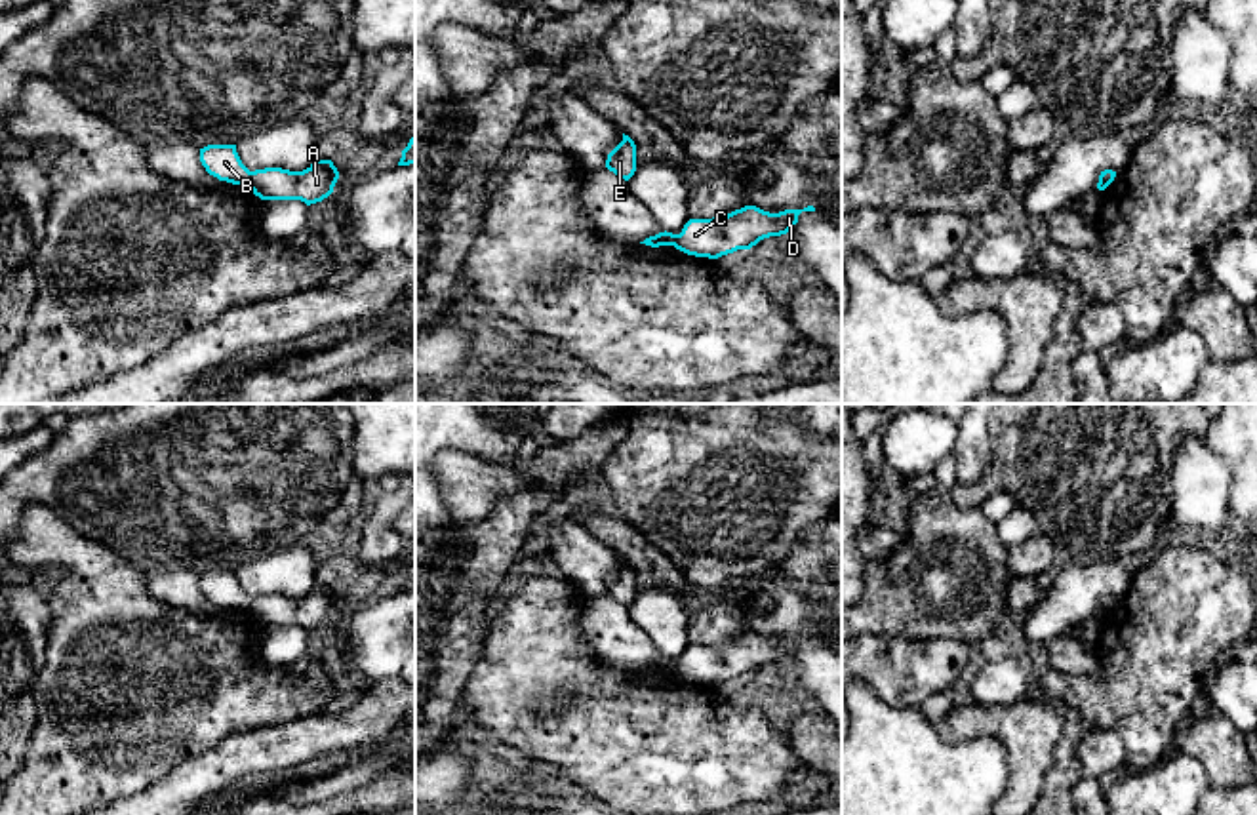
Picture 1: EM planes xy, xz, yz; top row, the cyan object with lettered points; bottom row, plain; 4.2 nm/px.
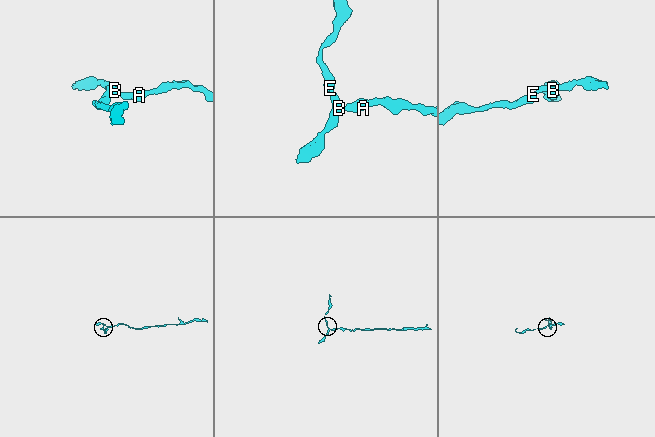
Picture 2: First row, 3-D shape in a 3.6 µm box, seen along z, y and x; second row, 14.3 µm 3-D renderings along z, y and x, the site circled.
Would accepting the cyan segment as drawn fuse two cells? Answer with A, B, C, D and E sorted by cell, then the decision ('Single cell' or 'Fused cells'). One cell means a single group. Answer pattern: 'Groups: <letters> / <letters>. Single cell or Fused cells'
Groups: A B C D E. Single cell

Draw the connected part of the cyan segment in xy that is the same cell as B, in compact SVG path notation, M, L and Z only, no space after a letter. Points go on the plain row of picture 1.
M208 571L200 575L200 588L210 602L248 613L261 626L301 626L307 632L328 625L339 606L333 588L320 585L303 598L282 594L249 598L242 590L236 571Z

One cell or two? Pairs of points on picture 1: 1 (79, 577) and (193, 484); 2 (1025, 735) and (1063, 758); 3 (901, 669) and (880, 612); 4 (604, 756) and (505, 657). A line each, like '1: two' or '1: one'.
1: two
2: two
3: two
4: one

